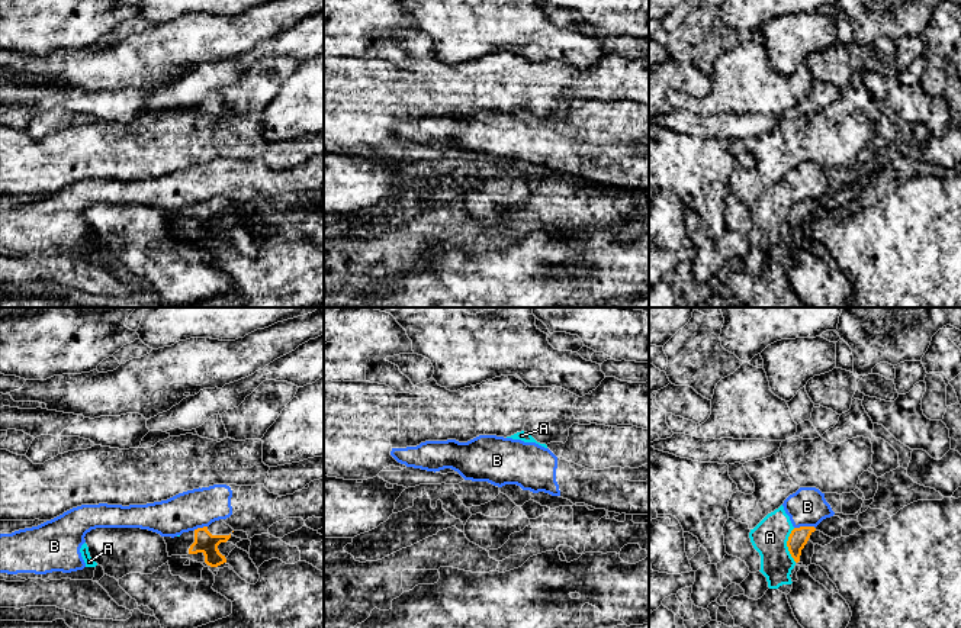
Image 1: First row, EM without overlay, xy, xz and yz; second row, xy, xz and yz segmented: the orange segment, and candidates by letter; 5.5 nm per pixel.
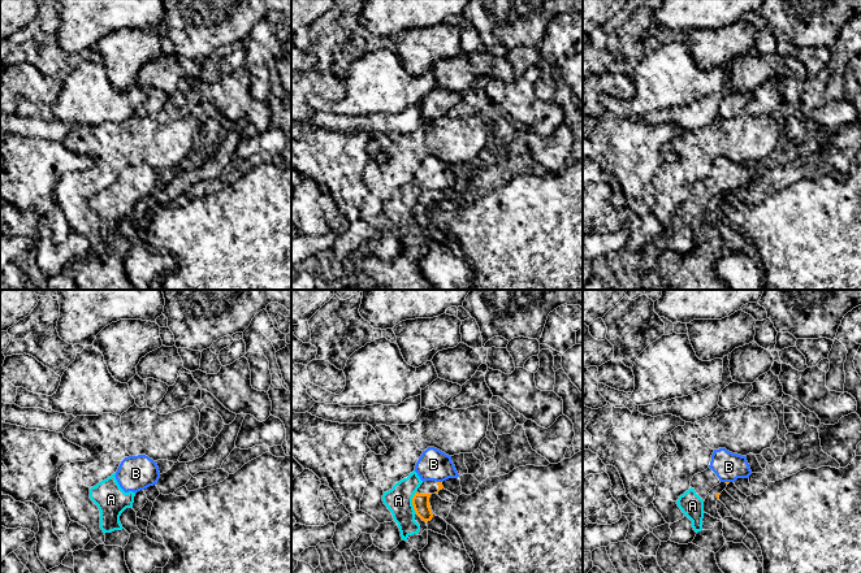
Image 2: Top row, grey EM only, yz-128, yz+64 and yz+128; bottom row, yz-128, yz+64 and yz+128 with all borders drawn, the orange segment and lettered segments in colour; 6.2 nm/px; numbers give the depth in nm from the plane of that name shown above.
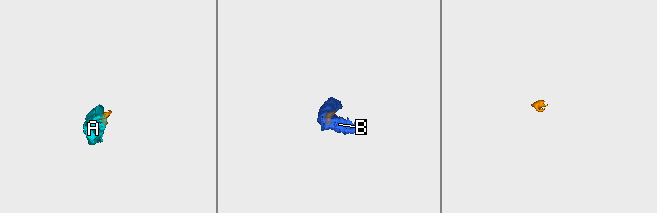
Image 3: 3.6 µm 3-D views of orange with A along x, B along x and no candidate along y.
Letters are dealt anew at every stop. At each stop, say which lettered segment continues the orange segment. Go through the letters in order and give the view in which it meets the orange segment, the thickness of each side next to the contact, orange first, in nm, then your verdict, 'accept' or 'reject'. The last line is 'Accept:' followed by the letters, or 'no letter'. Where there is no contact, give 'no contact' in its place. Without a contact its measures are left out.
A: meets orange in yz; 110 nm thick on the orange side, 200 nm on the other; reject
B: meets orange in yz; 110 nm thick on the orange side, 220 nm on the other; reject
Accept: no letter

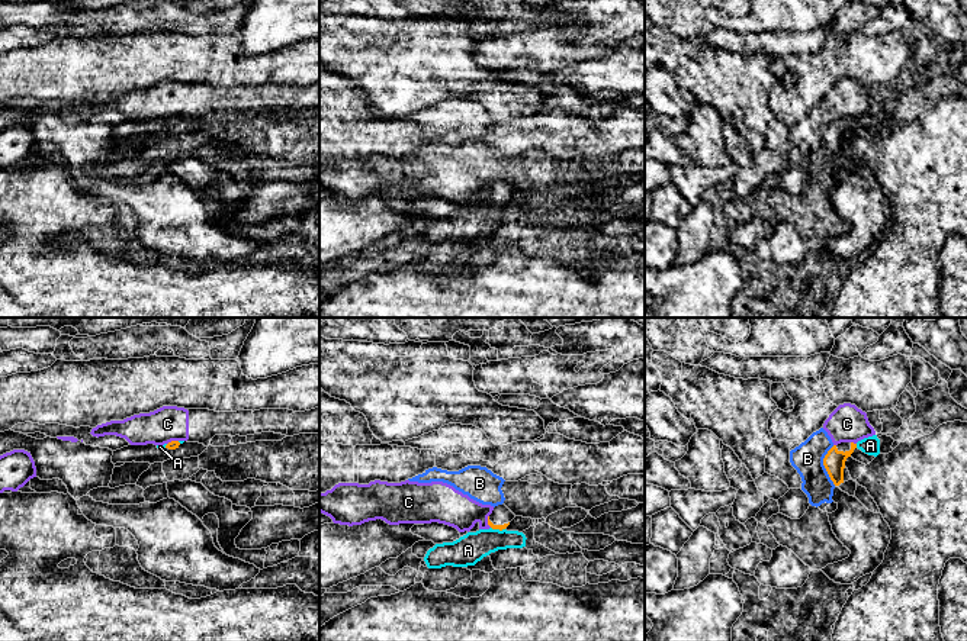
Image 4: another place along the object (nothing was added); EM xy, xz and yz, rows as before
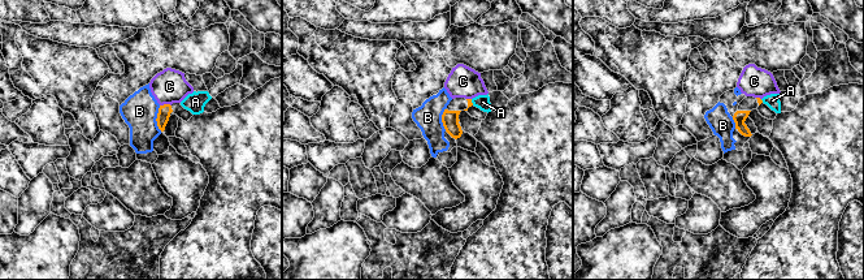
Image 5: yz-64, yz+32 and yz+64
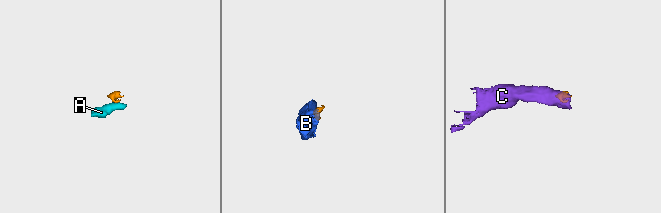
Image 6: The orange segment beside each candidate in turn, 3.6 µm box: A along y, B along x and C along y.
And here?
A: meets orange in yz; 120 nm thick on the orange side, 100 nm on the other; accept
B: meets orange in yz; 120 nm thick on the orange side, 180 nm on the other; reject
C: meets orange in yz; 120 nm thick on the orange side, 200 nm on the other; reject
Accept: A

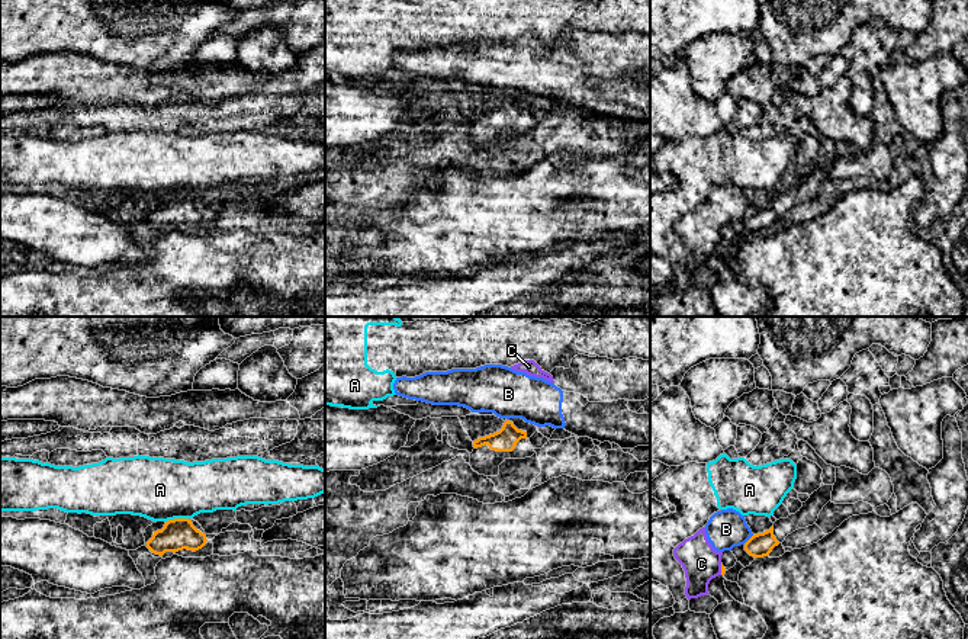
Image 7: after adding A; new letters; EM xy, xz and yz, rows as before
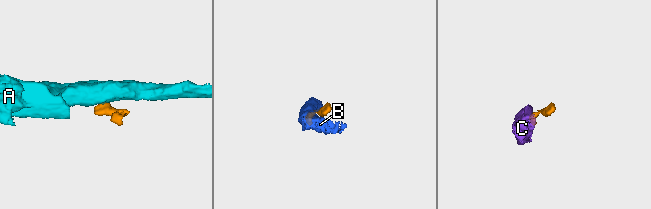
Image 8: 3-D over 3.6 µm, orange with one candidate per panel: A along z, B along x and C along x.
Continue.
A: meets orange in xy; 170 nm thick on the orange side, 340 nm on the other; reject
B: meets orange in yz; 130 nm thick on the orange side, 220 nm on the other; reject
C: meets orange in yz; 30 nm thick on the orange side, 200 nm on the other; reject
Accept: no letter

